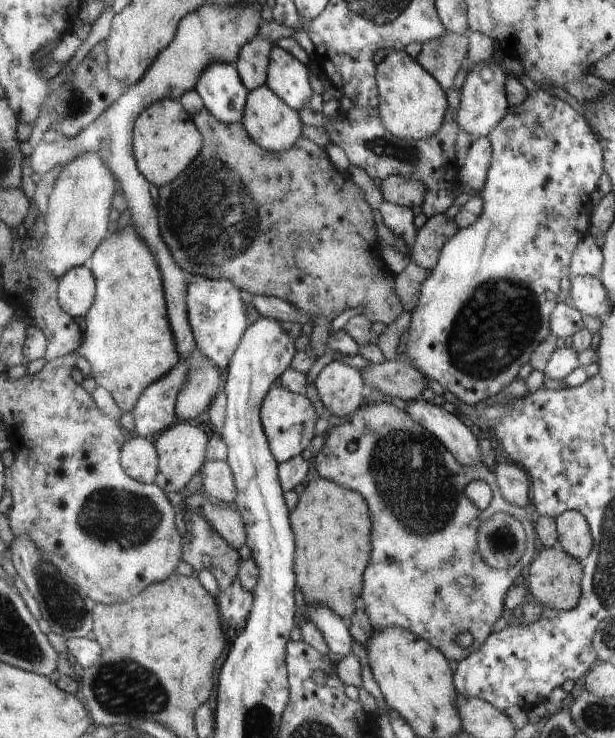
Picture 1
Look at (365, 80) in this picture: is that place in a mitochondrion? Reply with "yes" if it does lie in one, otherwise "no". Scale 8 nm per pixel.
no

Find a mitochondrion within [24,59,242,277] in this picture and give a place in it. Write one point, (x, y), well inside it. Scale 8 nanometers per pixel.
(77, 102)

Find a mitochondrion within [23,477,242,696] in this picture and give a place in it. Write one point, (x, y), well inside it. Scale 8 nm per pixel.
(124, 519)

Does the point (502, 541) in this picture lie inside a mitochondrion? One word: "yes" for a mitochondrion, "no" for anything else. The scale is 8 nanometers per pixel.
yes

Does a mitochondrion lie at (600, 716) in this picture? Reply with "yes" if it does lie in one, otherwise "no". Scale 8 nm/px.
yes

